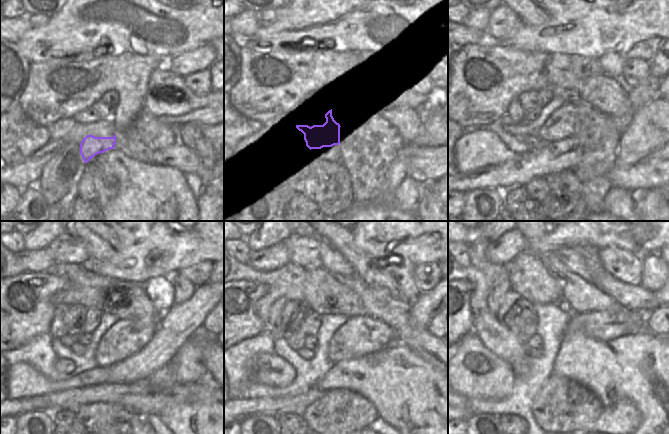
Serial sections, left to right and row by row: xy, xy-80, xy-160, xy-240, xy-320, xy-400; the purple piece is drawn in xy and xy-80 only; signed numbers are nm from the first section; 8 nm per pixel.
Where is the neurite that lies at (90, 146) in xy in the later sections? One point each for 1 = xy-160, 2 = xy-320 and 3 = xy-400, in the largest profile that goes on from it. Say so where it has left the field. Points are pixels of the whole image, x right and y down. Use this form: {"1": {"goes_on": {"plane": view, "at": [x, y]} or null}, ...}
{"1": {"goes_on": {"plane": "xy-160", "at": [563, 123]}}, "2": {"goes_on": {"plane": "xy-320", "at": [362, 335]}}, "3": {"goes_on": {"plane": "xy-400", "at": [600, 325]}}}

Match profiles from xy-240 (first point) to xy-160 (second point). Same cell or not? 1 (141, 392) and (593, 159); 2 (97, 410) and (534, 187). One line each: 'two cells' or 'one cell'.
1: two cells
2: one cell

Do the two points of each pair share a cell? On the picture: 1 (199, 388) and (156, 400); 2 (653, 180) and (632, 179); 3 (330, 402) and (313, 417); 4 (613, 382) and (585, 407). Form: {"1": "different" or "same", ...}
{"1": "same", "2": "same", "3": "same", "4": "different"}

